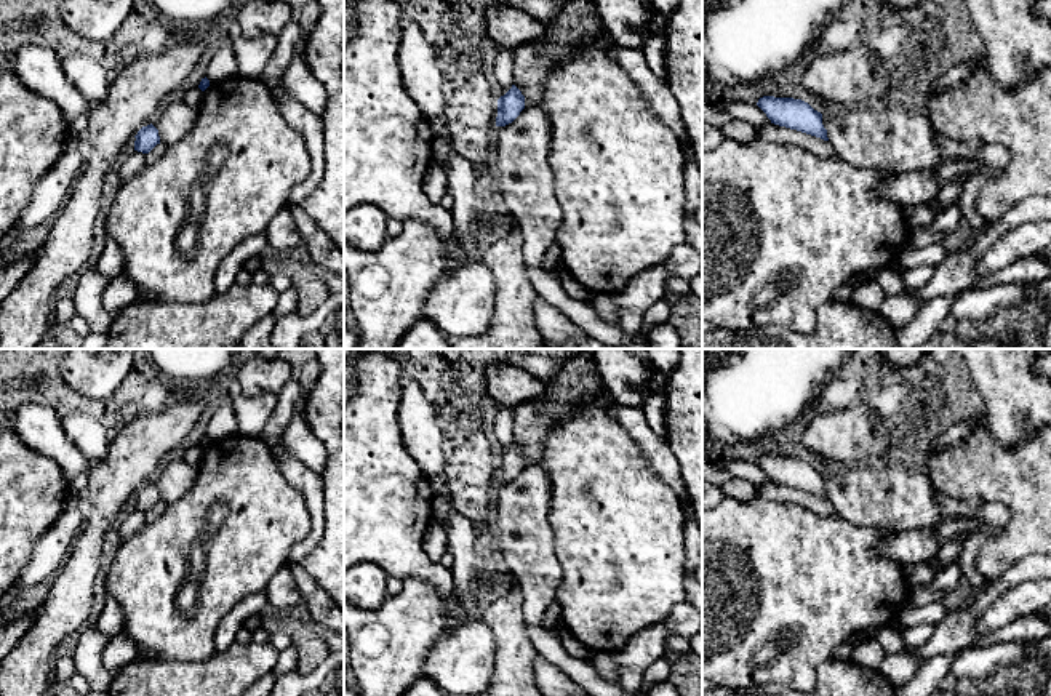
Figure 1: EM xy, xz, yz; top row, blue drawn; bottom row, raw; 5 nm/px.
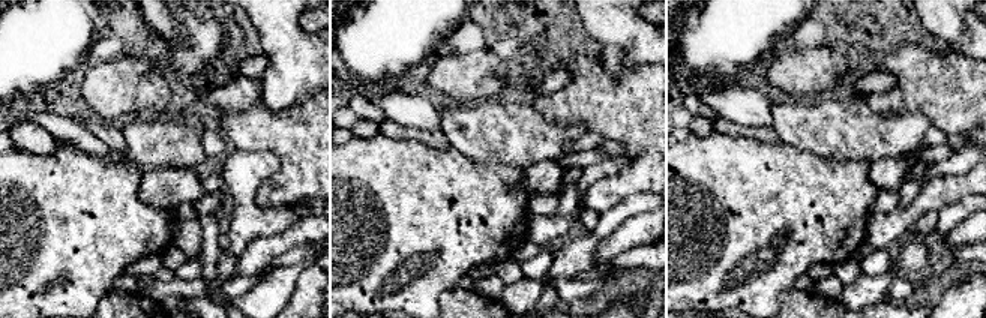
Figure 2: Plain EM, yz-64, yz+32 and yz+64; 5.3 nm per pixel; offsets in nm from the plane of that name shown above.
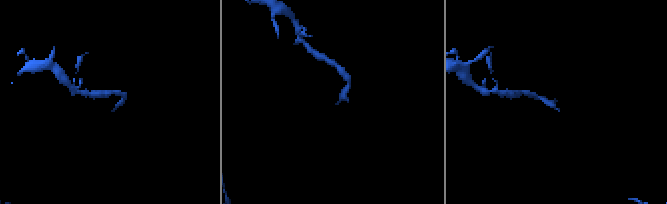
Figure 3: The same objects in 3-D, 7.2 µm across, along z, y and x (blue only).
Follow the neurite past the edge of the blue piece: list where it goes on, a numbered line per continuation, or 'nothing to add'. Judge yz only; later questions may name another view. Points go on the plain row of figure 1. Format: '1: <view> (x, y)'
nothing to add

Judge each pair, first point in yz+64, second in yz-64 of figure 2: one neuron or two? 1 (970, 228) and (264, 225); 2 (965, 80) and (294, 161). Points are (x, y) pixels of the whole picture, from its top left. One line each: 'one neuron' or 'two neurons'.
1: two neurons
2: one neuron

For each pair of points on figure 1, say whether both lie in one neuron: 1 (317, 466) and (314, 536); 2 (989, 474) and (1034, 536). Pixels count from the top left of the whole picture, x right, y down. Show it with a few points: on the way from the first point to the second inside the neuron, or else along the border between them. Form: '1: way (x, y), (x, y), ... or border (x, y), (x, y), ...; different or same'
1: border (285, 452), (320, 476); different
2: way (1007, 482), (1034, 509), (1034, 519); same

